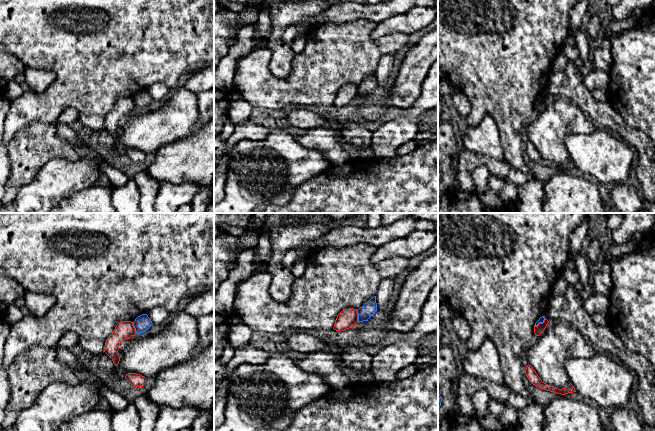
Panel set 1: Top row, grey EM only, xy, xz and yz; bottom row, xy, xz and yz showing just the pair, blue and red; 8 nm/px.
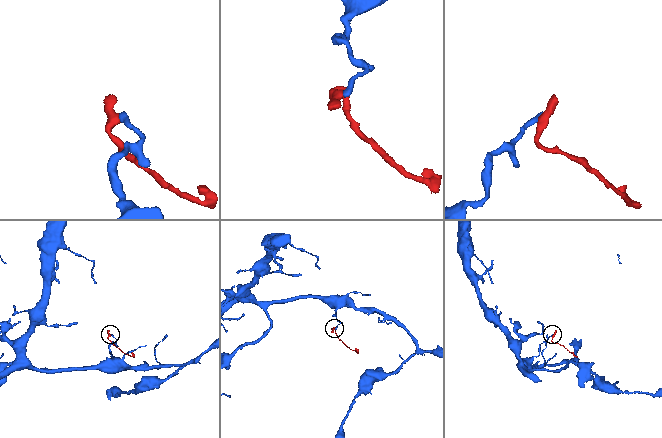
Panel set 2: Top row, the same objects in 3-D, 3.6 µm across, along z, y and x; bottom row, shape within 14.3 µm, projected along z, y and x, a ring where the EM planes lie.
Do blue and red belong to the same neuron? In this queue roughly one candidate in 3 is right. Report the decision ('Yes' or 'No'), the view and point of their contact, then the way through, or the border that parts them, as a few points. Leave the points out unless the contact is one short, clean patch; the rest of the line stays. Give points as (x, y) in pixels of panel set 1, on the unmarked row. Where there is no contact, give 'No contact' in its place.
No. Touches blue at xy (135, 104). Boundary: xy (132, 98), (136, 109)

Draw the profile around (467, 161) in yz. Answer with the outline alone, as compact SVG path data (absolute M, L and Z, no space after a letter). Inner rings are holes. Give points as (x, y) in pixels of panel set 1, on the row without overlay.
M461 149L457 156L456 180L461 191L473 192L474 181L472 173L479 167L485 166L490 174L507 180L511 166L506 161L475 154L472 151Z

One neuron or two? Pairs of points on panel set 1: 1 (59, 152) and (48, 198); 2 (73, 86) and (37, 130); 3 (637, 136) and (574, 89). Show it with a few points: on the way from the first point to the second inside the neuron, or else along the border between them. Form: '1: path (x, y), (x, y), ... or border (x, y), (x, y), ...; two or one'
1: border (80, 158), (76, 160), (50, 159), (38, 171); two
2: border (56, 123), (29, 123), (21, 130); two
3: path (621, 127), (590, 105); one

